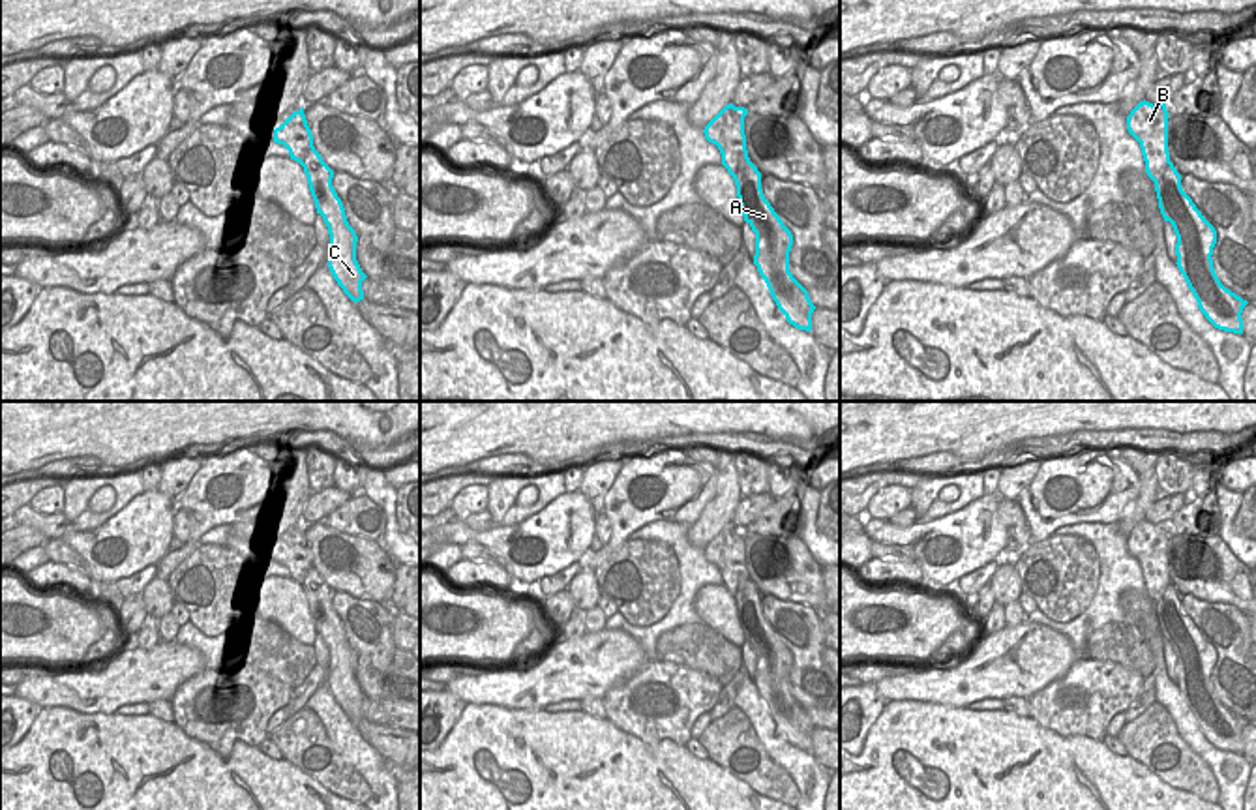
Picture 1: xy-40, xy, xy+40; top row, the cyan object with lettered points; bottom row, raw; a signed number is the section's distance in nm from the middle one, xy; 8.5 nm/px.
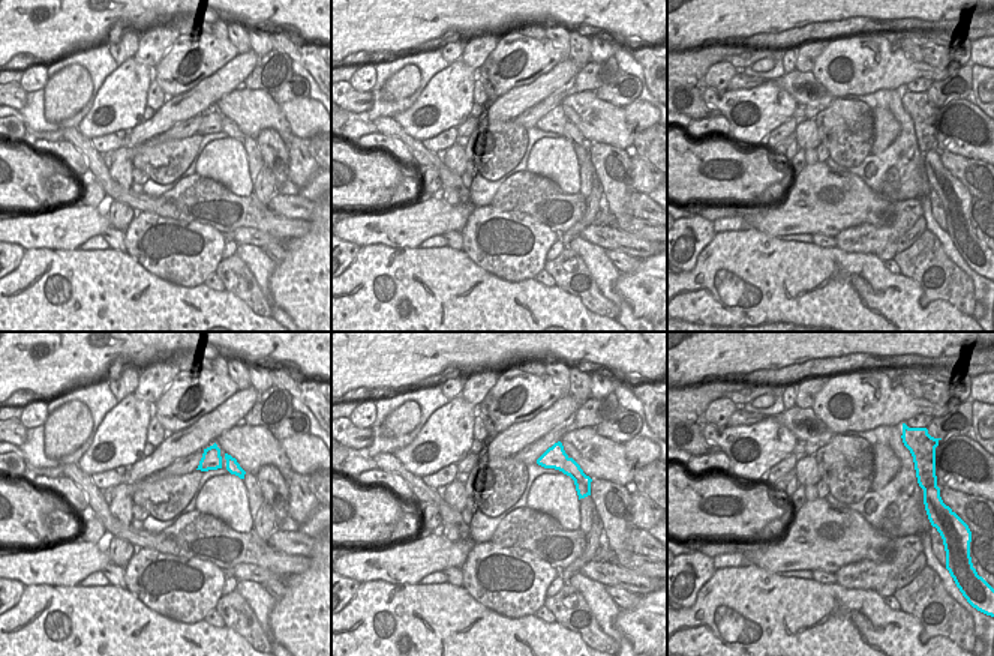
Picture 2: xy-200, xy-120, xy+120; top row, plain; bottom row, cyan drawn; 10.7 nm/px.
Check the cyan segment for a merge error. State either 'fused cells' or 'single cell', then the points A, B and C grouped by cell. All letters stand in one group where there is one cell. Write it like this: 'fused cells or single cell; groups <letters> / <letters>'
fused cells; groups A C / B

